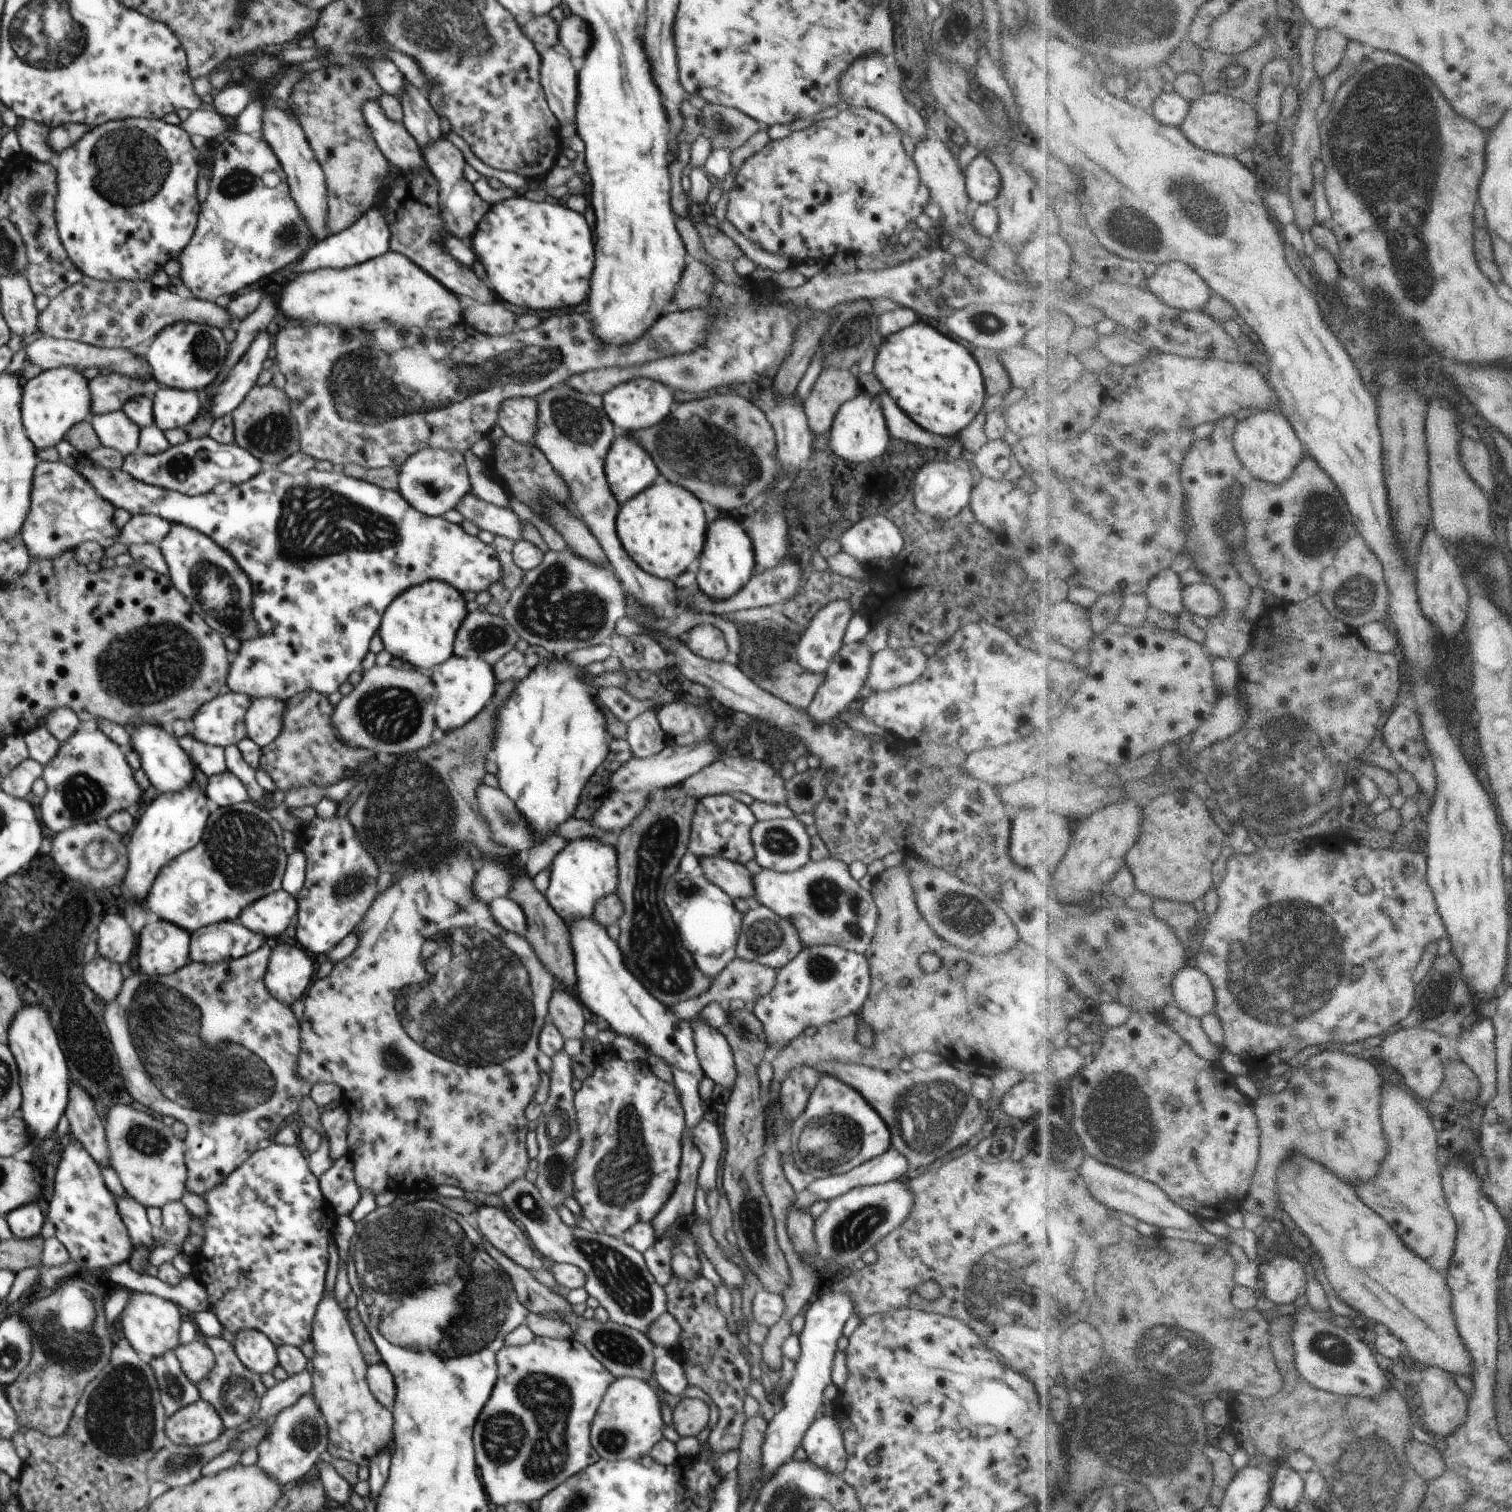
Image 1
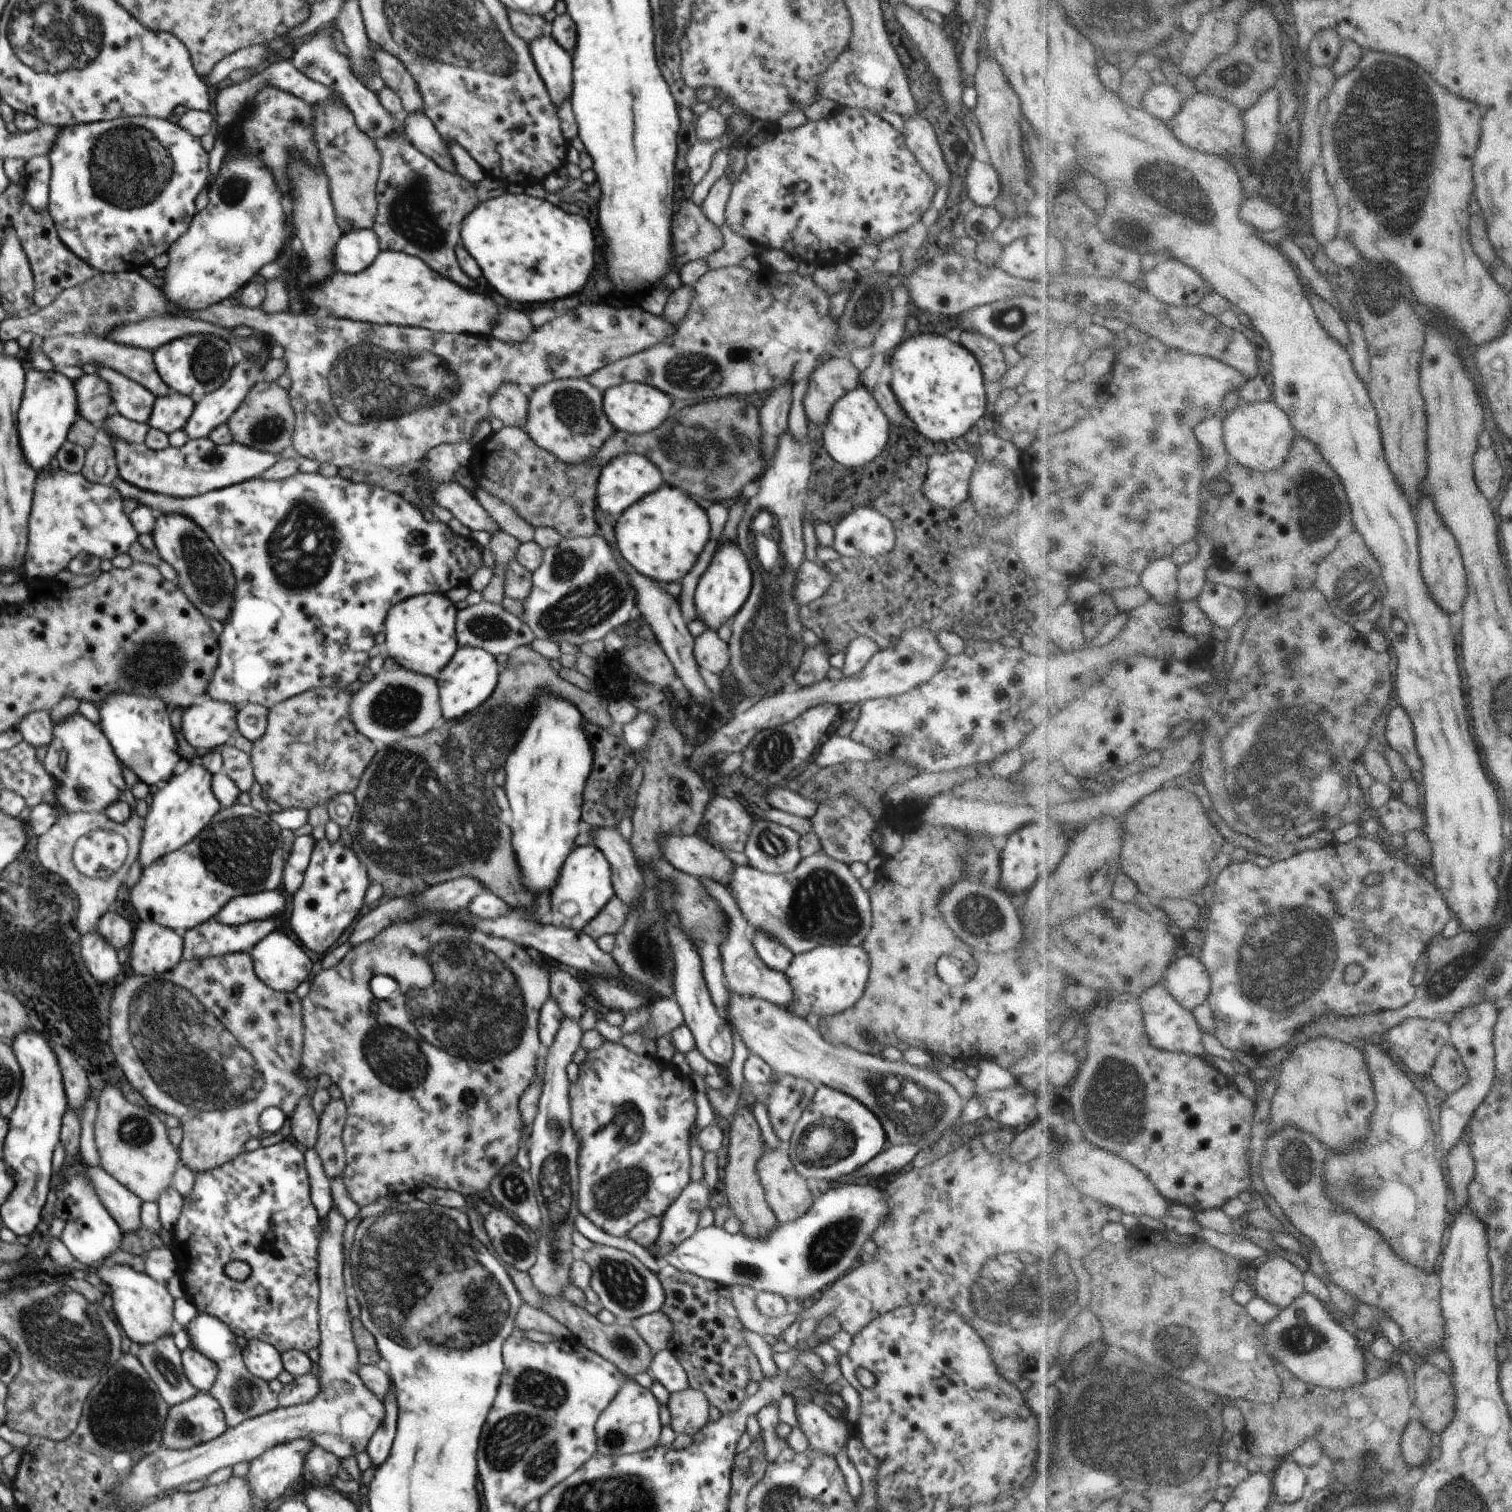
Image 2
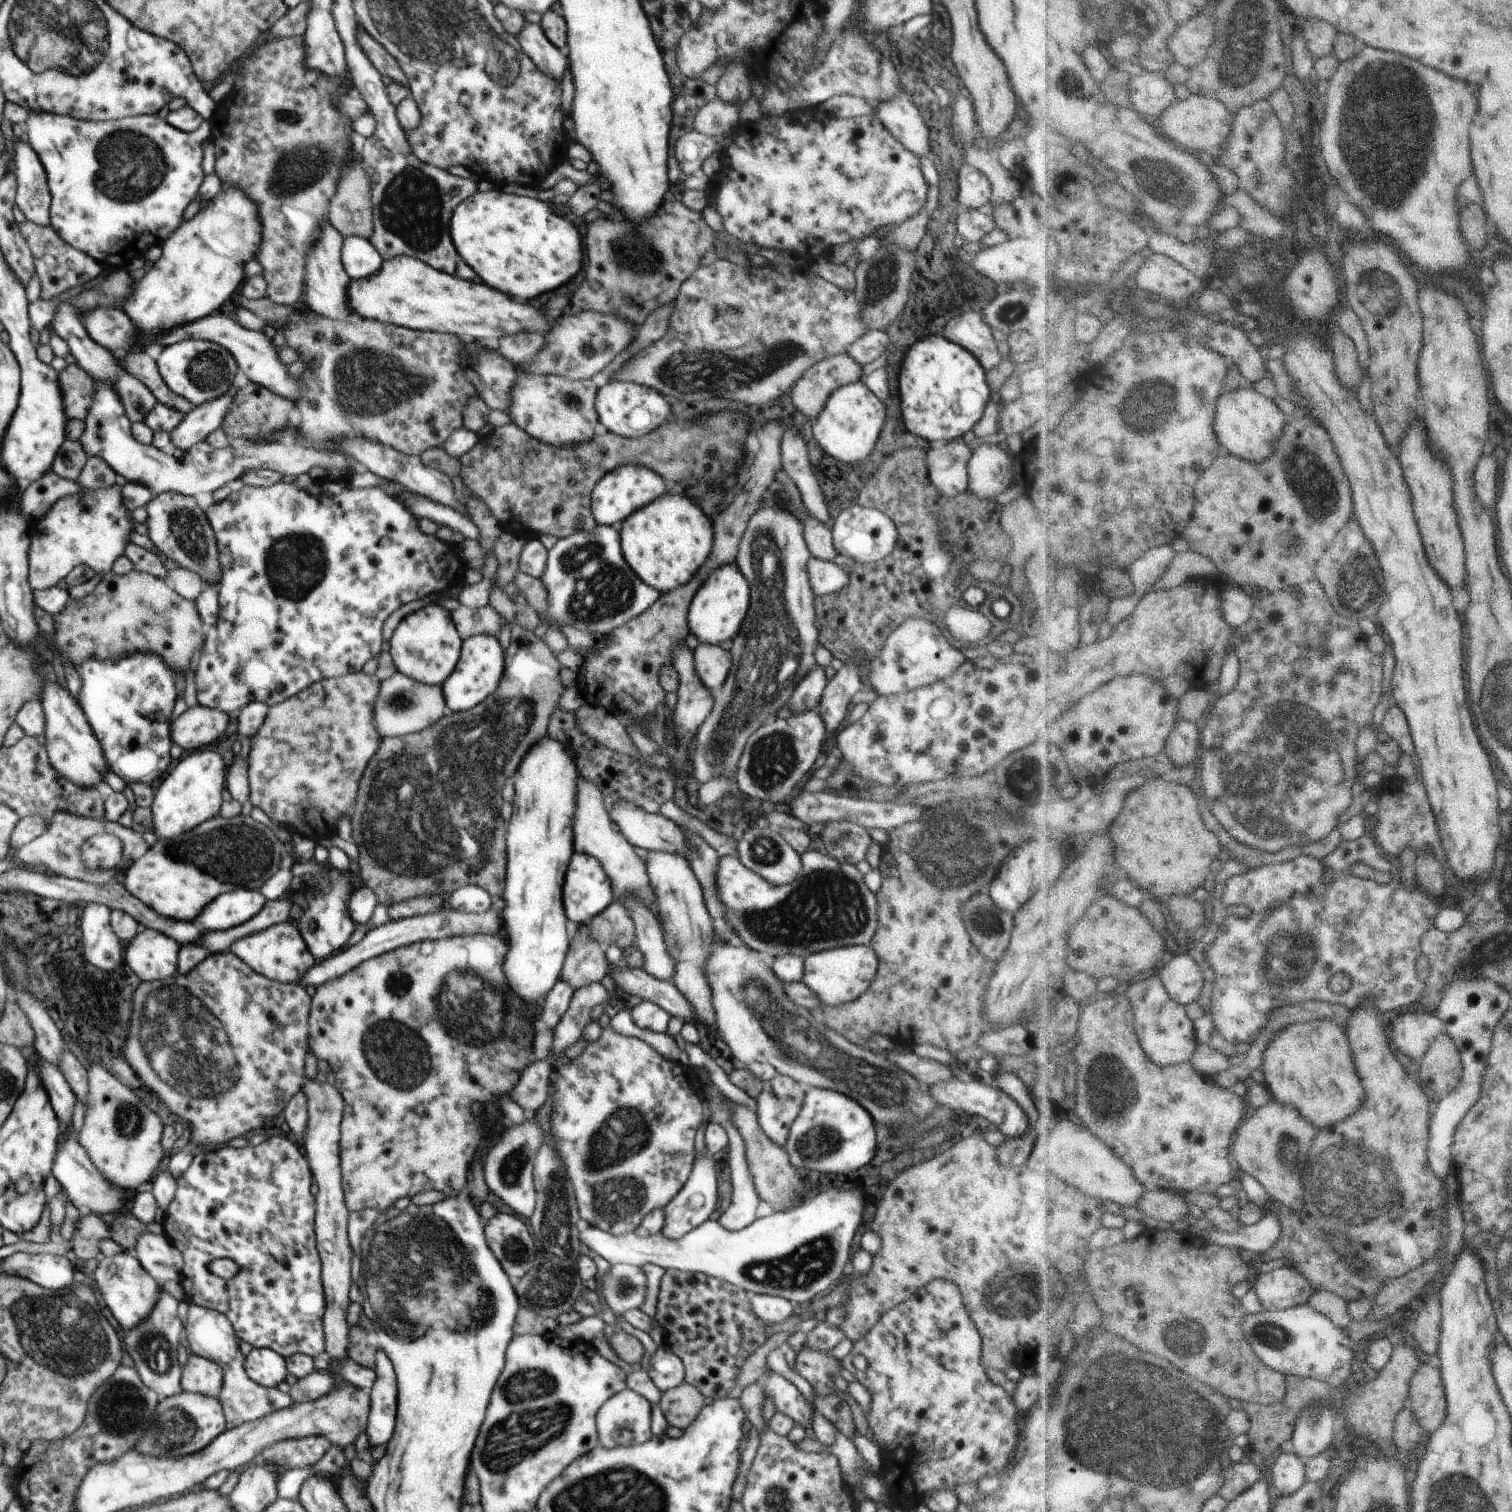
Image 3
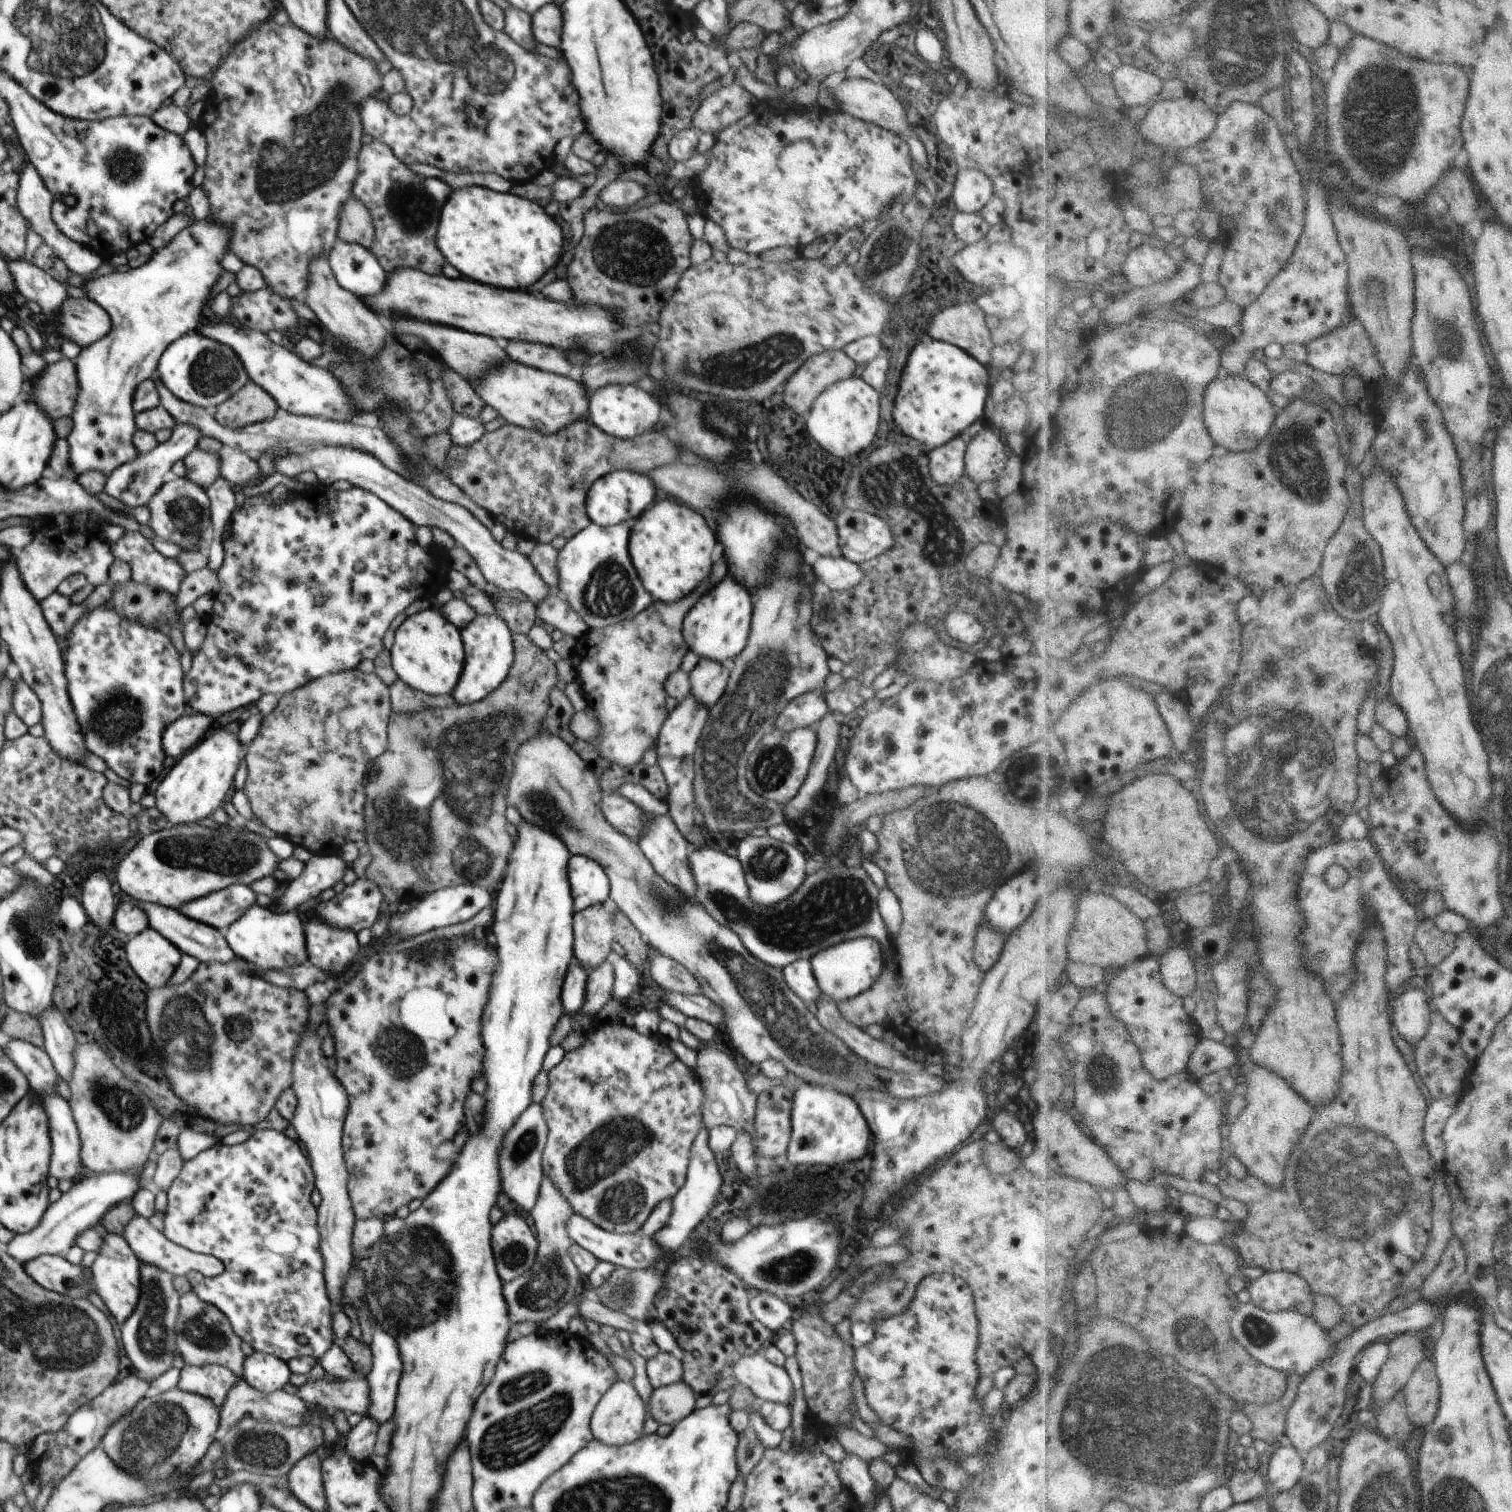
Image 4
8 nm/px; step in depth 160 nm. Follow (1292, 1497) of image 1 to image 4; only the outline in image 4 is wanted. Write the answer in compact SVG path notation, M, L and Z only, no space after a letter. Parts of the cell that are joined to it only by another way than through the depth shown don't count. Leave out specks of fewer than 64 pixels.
M1280 1447L1269 1464L1269 1478L1278 1492L1291 1491L1304 1478L1306 1459L1296 1447Z

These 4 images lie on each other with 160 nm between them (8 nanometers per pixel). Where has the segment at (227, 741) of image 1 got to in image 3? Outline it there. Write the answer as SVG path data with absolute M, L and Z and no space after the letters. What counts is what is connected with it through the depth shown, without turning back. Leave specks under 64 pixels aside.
M202 705L188 707L171 727L172 740L185 751L212 748L226 737L228 715L220 709Z

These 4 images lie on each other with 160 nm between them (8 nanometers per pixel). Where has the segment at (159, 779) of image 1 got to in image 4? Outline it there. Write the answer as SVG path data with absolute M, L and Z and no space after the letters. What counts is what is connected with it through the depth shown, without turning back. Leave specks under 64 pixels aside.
M107 604L96 607L93 611L86 613L81 619L78 620L76 626L73 626L71 634L67 638L67 646L62 651L65 675L68 681L68 694L76 713L82 734L85 738L85 743L89 752L100 756L107 764L108 769L112 769L117 776L129 780L131 783L143 784L147 786L150 782L154 782L162 774L164 770L164 759L167 754L164 752L162 746L162 739L164 731L169 724L178 720L184 712L186 712L186 701L184 701L185 694L183 693L183 673L182 665L180 665L180 655L176 647L172 645L168 634L162 630L154 628L149 629L137 624L132 624L123 618L119 617L112 609L107 607Z

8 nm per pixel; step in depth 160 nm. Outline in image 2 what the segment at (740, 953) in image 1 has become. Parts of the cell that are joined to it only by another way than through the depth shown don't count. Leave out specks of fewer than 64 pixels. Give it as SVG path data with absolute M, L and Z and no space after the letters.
M750 927L748 934L758 956L771 969L784 972L788 968L794 955L788 947L785 947L774 937L767 935L762 929Z

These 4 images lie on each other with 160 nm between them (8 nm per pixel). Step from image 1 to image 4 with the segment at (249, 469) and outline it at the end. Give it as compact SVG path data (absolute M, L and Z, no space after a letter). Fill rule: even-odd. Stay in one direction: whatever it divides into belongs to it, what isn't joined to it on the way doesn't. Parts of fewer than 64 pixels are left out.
M202 219L194 221L190 226L172 237L172 240L157 249L151 259L139 268L119 273L117 270L108 275L93 279L82 288L88 293L88 299L97 302L110 315L112 326L110 332L99 341L83 347L75 367L79 384L73 413L73 429L67 436L69 442L69 468L76 476L86 471L100 471L107 477L114 469L124 463L133 461L140 453L133 443L133 434L137 429L132 401L136 387L157 372L159 358L169 344L186 333L196 330L202 308L210 302L210 290L220 280L224 281L225 268L221 261L229 251L233 230L222 221ZM337 446L292 450L275 458L275 470L290 478L311 470L316 474L318 481L325 485L329 486L336 481L348 481L354 487L370 491L394 510L401 512L416 527L436 527L448 532L456 543L463 546L474 557L485 578L484 584L490 583L496 588L510 590L511 595L528 598L536 606L548 596L549 588L542 577L535 572L529 558L517 550L506 550L501 543L494 540L487 519L473 515L467 507L436 498L414 481L409 481L387 469L382 462L367 452ZM196 448L185 459L185 477L206 490L220 474L219 453Z

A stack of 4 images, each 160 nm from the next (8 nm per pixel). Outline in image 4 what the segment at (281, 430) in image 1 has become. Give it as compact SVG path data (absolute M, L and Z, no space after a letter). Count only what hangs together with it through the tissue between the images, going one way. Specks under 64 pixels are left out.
M249 380L236 394L219 404L214 410L214 418L231 429L271 419L279 405L263 387Z

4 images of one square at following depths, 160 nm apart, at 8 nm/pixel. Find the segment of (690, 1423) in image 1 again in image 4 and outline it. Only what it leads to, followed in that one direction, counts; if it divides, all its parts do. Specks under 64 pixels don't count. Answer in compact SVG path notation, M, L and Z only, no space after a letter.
M683 1380L653 1390L648 1402L648 1414L659 1424L674 1426L694 1409L697 1394Z

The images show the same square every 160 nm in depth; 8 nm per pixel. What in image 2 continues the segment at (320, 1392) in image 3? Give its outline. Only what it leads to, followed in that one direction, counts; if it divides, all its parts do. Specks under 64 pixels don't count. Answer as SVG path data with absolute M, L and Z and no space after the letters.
M306 1373L285 1384L277 1396L278 1407L286 1408L310 1402L320 1392L319 1377Z

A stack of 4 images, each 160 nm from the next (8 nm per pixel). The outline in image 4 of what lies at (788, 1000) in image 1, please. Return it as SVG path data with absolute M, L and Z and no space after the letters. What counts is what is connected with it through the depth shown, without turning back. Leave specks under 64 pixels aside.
M860 937L825 948L811 955L811 968L824 996L835 1002L852 999L867 991L880 976L884 966L884 947L872 937Z

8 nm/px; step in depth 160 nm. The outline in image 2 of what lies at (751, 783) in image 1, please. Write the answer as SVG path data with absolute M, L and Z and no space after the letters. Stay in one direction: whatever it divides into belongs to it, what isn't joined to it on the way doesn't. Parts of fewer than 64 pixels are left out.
M773 785L772 788L766 791L765 799L771 808L778 808L778 810L784 810L784 812L809 820L814 816L818 808L817 802L804 798L784 785Z

